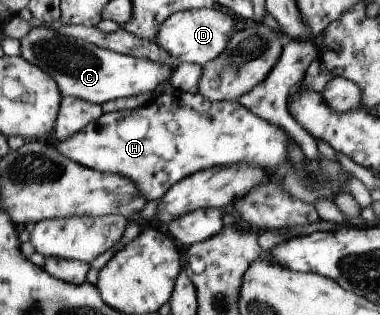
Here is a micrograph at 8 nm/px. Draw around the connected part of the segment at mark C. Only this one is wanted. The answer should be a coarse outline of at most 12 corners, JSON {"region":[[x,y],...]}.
{"region":[[43,25],[20,57],[63,97],[102,105],[152,94],[166,64],[101,49]]}

